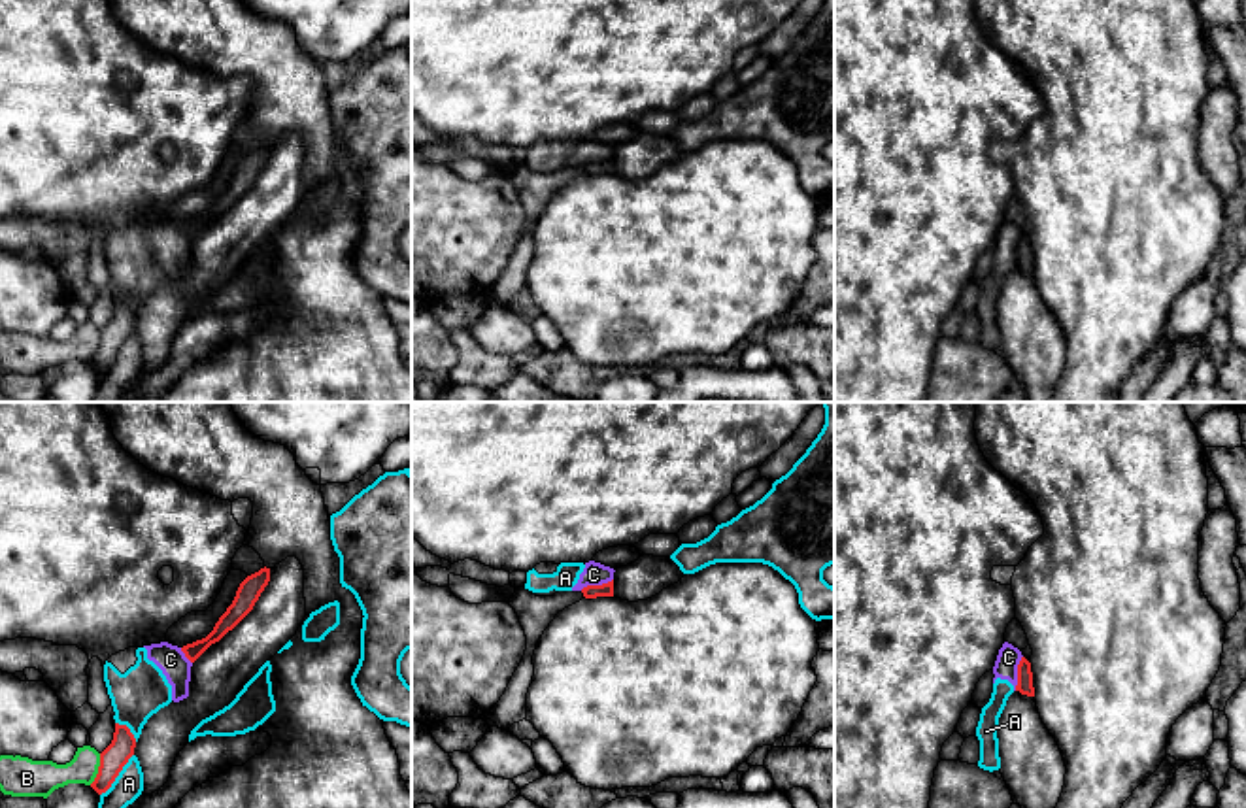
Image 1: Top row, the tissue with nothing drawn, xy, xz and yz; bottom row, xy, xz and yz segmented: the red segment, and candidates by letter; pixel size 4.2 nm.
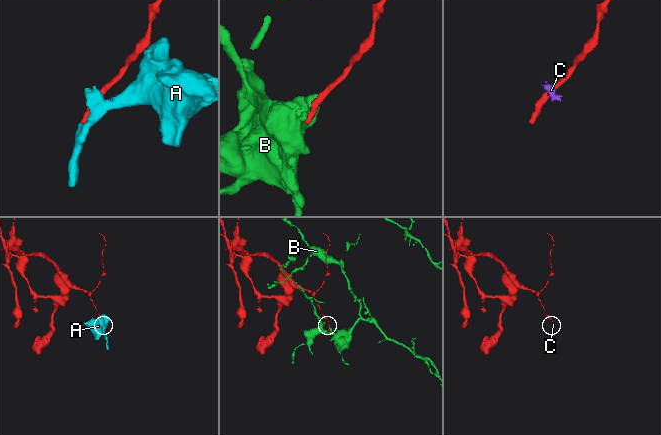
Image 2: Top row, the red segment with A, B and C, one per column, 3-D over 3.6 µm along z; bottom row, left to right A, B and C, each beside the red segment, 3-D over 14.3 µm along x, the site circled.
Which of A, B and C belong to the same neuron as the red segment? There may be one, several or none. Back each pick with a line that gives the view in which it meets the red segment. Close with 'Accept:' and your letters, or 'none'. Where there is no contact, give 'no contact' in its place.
Accept: none

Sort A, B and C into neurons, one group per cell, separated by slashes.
A C / B

